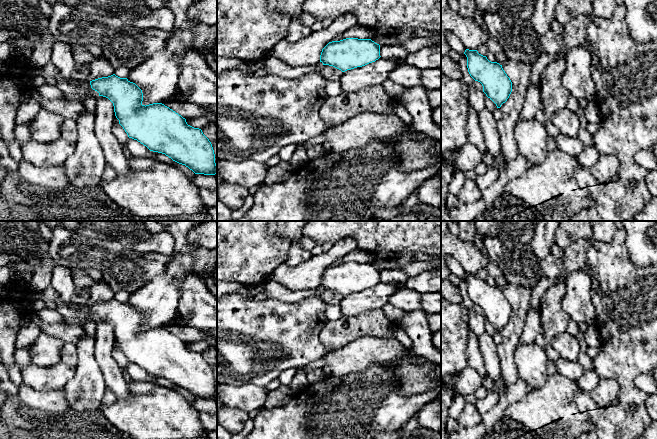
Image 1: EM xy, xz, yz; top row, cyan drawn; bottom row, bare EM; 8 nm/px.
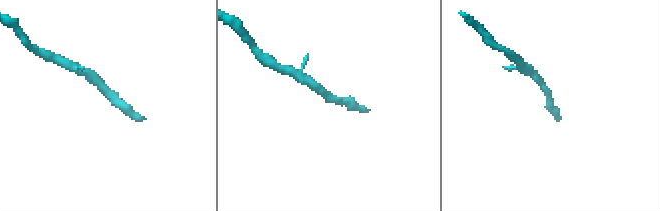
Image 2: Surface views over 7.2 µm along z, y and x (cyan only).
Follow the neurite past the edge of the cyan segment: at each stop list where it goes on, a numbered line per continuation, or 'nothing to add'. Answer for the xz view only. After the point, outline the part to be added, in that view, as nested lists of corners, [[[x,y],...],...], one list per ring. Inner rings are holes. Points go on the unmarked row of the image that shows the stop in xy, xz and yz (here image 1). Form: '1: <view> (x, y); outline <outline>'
nothing to add

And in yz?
nothing to add

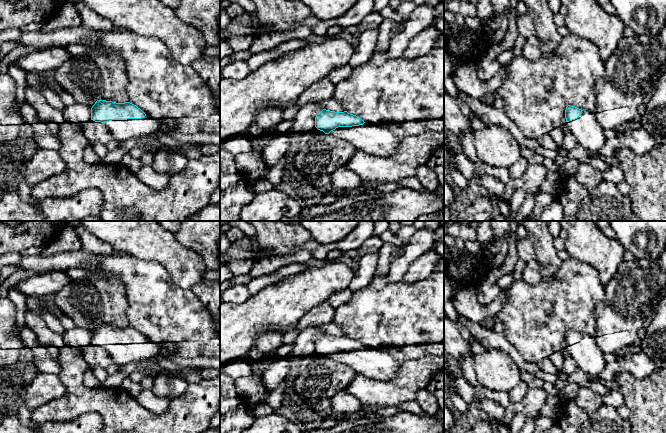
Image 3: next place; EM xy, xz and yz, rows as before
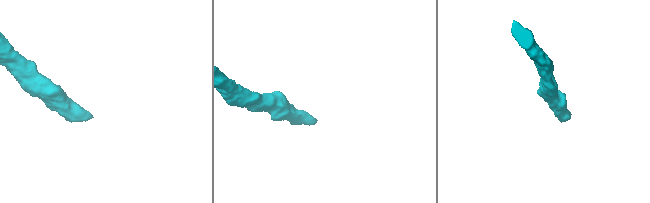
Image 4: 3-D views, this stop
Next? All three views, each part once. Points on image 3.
1: xy (122, 354); outline [[[146,339],[141,343],[112,344],[105,349],[114,363],[121,366],[145,360],[160,361],[163,358],[160,350],[164,344]]]

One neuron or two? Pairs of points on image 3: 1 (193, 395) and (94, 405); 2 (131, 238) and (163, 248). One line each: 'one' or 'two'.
1: one
2: one

